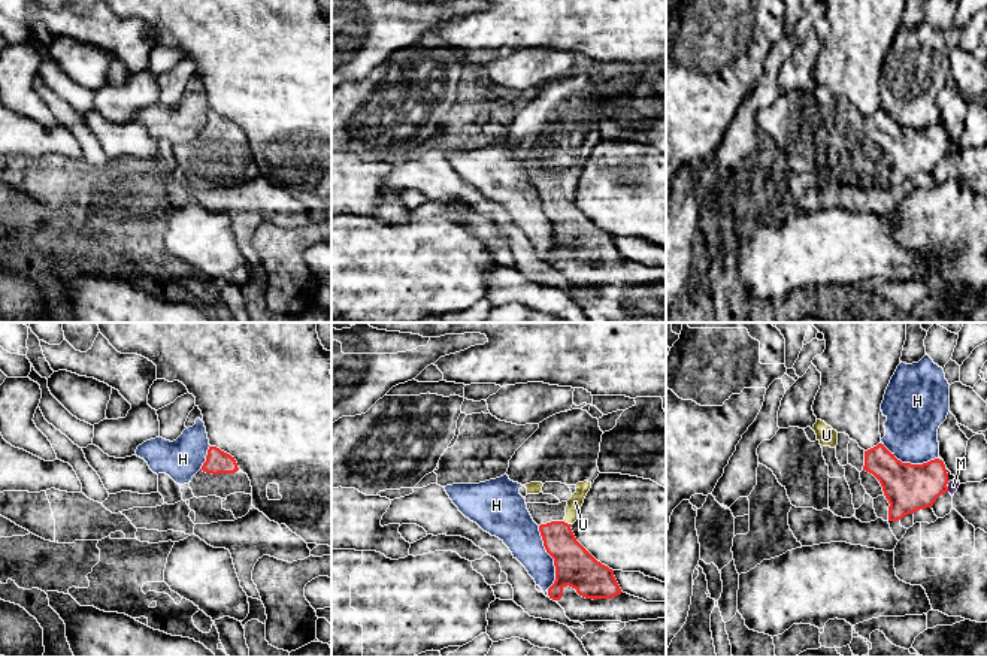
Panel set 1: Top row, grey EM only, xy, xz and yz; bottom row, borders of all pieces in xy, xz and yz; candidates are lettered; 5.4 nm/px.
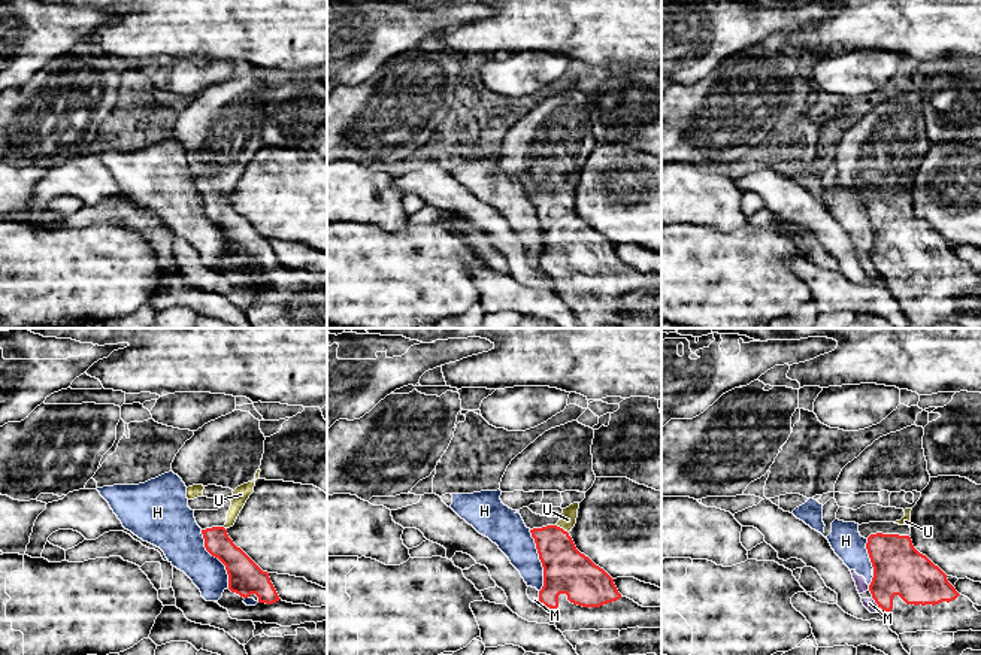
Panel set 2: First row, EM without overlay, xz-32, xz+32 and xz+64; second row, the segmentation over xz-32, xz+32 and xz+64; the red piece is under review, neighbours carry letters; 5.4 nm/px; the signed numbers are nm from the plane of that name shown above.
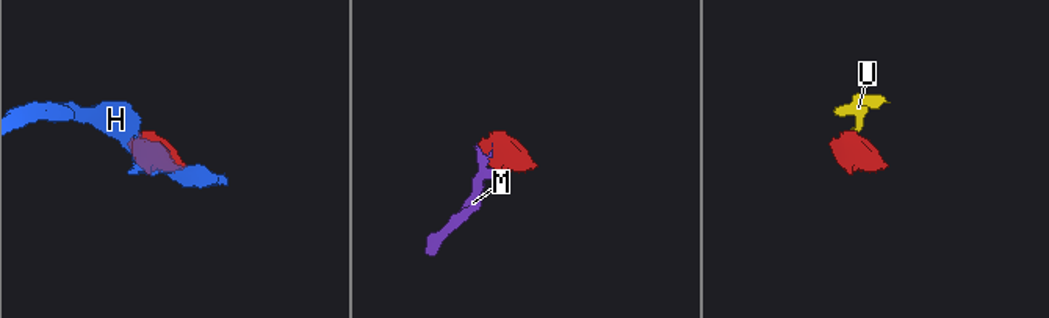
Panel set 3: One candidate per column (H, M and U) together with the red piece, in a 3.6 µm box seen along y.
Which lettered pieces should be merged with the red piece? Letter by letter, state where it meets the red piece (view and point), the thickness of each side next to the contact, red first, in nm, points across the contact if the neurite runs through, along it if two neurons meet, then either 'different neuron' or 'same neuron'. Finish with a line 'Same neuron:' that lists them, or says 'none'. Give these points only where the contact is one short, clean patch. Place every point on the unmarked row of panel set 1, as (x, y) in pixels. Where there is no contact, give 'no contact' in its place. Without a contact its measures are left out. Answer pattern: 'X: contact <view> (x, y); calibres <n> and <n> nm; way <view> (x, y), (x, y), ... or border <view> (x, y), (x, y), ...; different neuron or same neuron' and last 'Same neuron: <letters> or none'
H: contact xz (551, 221); calibres 220 and 200 nm; different neuron
M: contact yz (947, 156); calibres 260 and 60 nm; border yz (947, 153), (948, 157); different neuron
U: contact xz (566, 188); calibres 220 and 80 nm; way xz (575, 232), (566, 217), (566, 188), (575, 167); same neuron
Same neuron: U

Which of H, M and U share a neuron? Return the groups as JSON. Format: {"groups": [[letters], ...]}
{"groups": [["H", "M"], ["U"]]}

